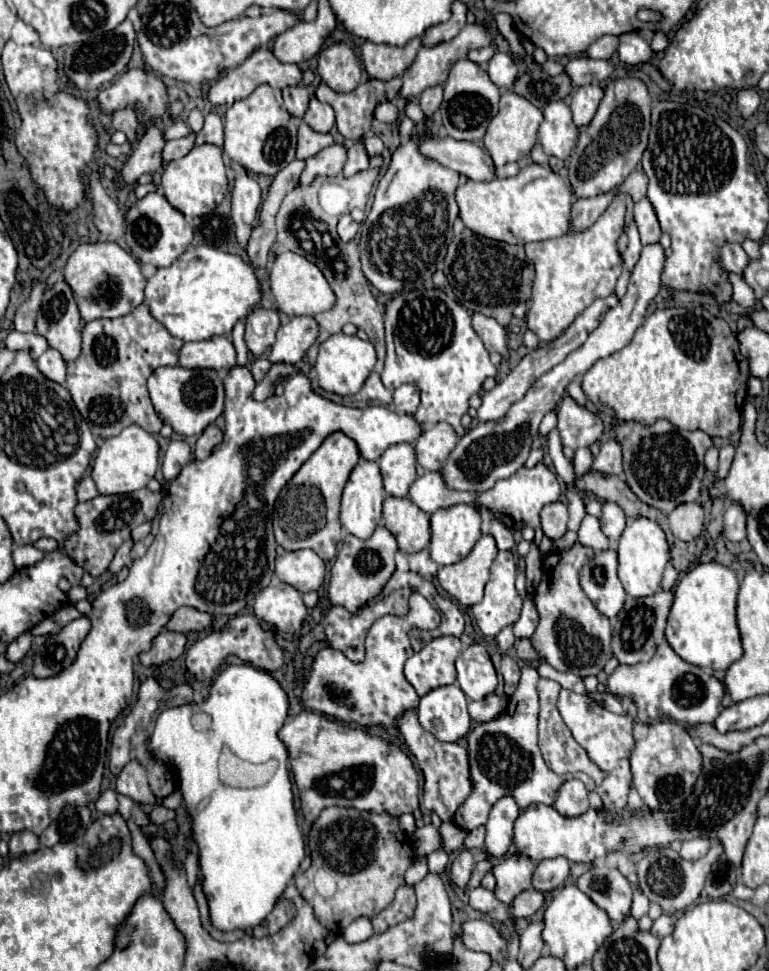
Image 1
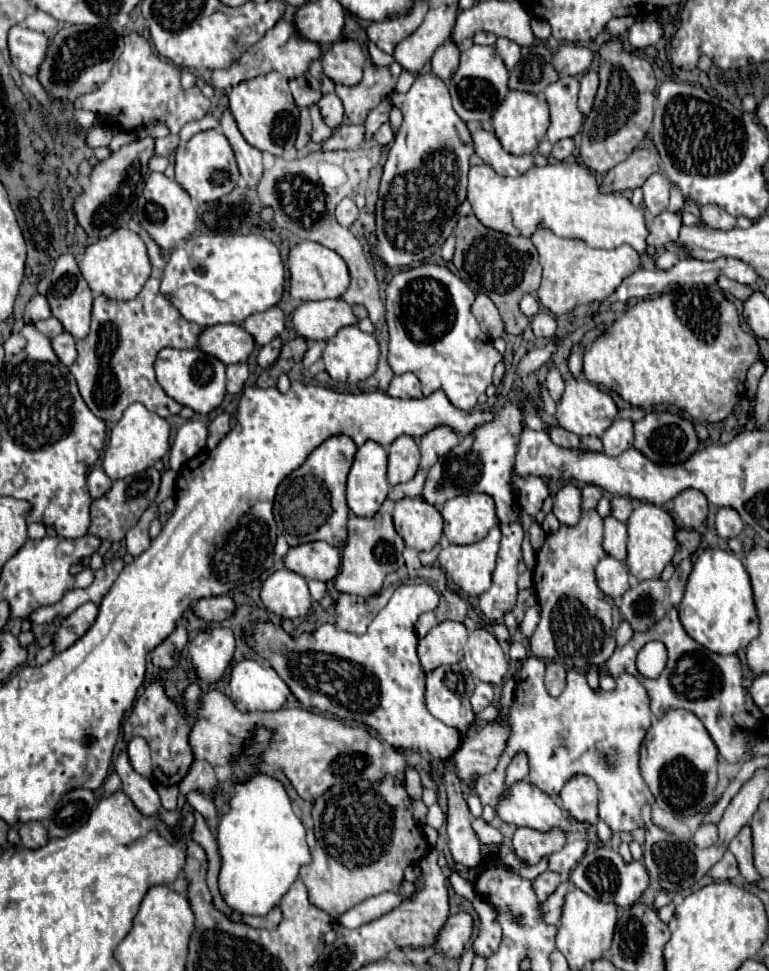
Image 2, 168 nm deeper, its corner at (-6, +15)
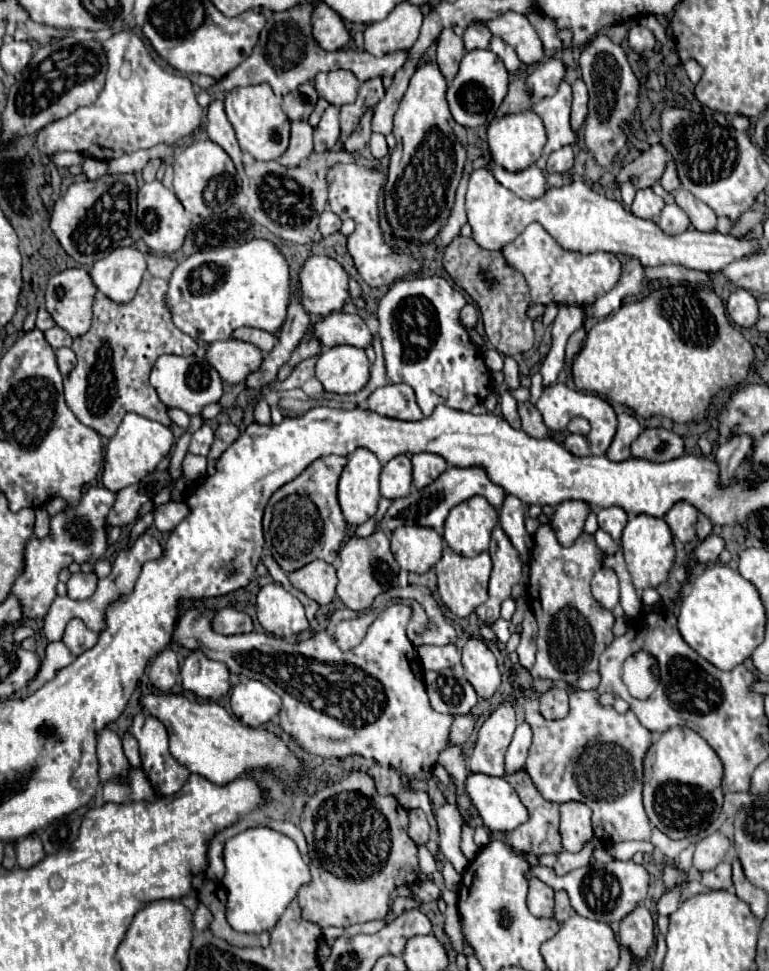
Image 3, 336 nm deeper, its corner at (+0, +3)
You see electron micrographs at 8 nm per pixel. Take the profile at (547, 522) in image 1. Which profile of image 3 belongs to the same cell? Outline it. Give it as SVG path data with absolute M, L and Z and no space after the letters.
M563 501L555 507L551 529L555 529L561 545L571 545L583 533L583 523L589 511L591 507L585 501Z

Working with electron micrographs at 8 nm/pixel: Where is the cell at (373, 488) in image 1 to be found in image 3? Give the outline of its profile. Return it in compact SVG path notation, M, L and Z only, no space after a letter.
M357 449L347 459L339 479L339 505L349 525L361 525L375 515L381 499L381 463L369 449Z

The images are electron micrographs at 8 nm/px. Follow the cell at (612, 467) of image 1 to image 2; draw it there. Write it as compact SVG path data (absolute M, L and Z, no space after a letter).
M619 419L603 435L603 453L619 455L633 447L633 421Z

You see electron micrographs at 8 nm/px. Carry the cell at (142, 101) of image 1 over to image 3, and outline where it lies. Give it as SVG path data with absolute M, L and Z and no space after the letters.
M115 33L111 39L103 41L103 49L109 61L103 91L93 105L79 107L69 117L45 125L37 133L41 153L51 157L61 151L79 151L95 159L111 161L137 149L149 149L159 143L177 143L201 125L203 109L195 101L191 81L161 69L135 33Z

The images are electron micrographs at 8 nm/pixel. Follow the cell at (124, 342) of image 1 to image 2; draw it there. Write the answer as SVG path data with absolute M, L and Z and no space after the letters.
M155 269L141 293L131 301L107 299L103 295L95 297L91 333L85 339L77 339L79 357L71 365L71 373L87 407L107 423L117 423L131 403L143 403L161 417L177 415L183 409L157 383L153 363L163 347L197 347L201 327L183 319L173 303L159 291L159 285L161 271Z

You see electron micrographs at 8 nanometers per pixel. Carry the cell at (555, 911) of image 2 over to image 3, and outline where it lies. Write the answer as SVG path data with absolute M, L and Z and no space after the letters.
M555 891L555 915L553 915L553 919L557 923L563 923L571 915L573 915L573 909L569 905L567 893L565 891Z

